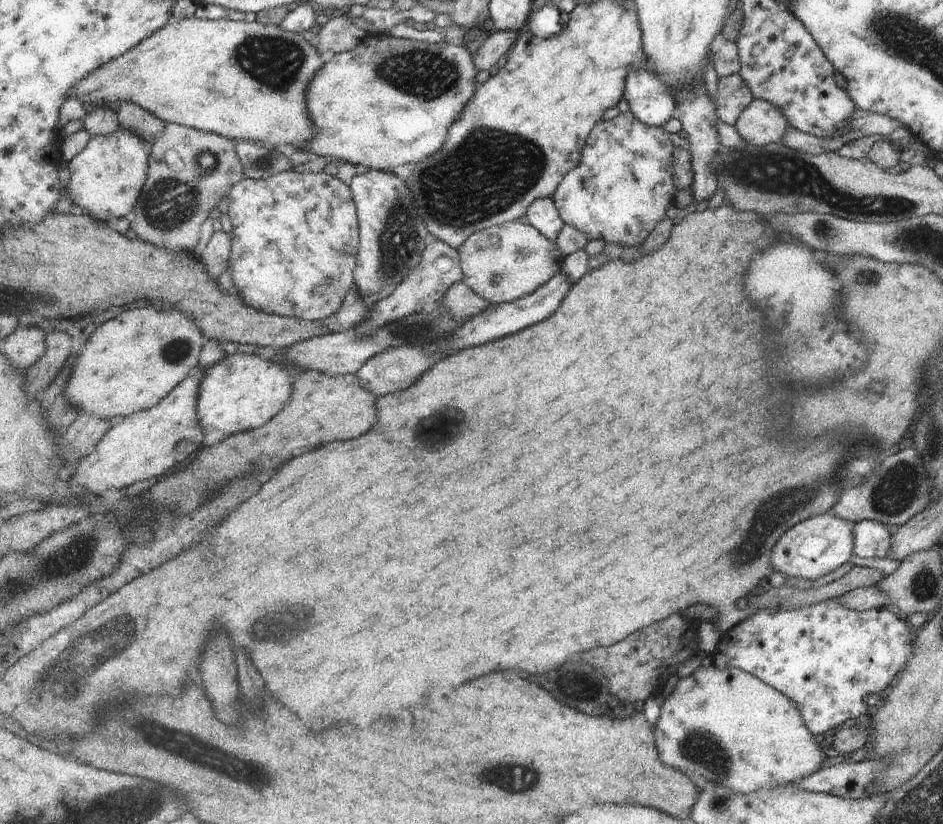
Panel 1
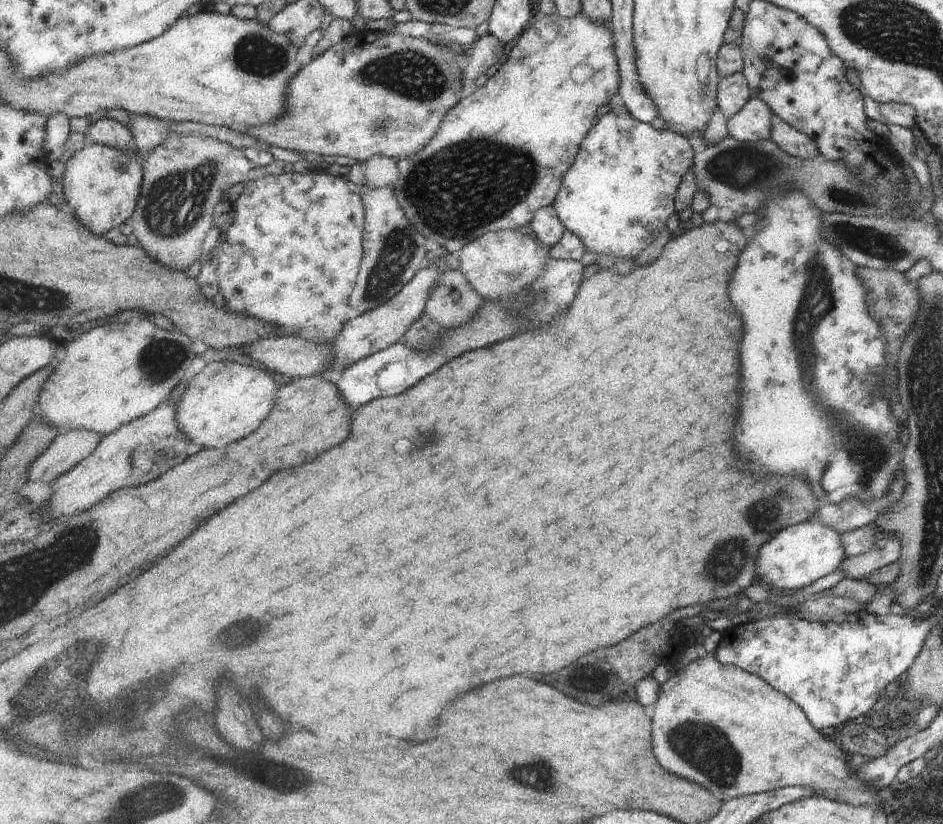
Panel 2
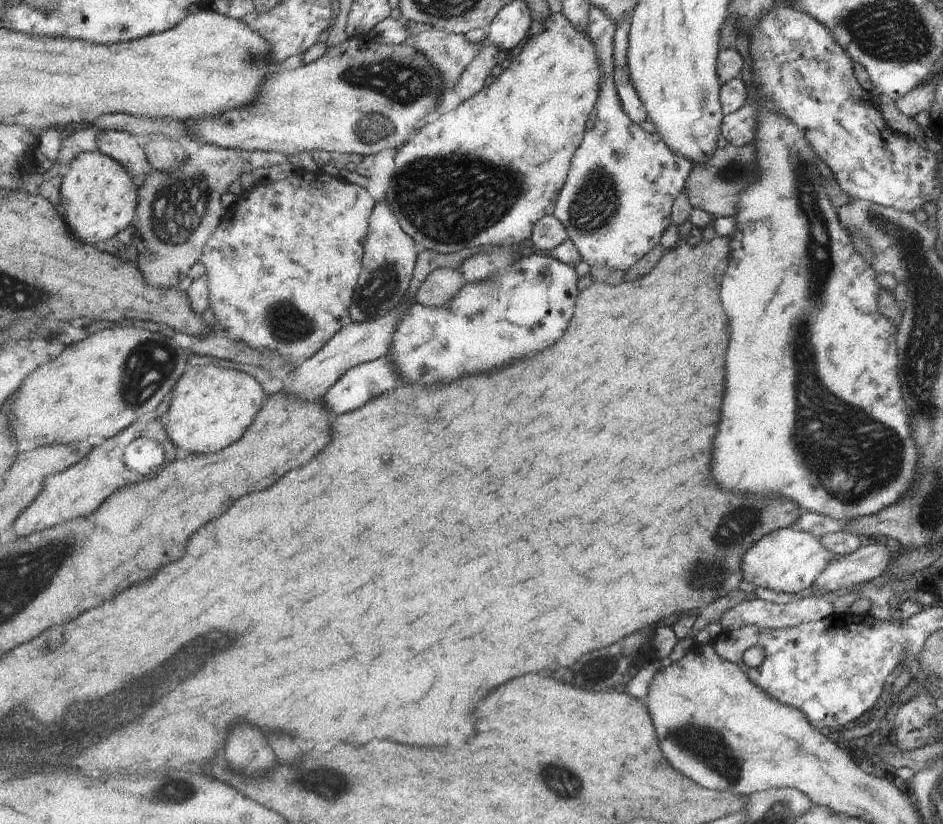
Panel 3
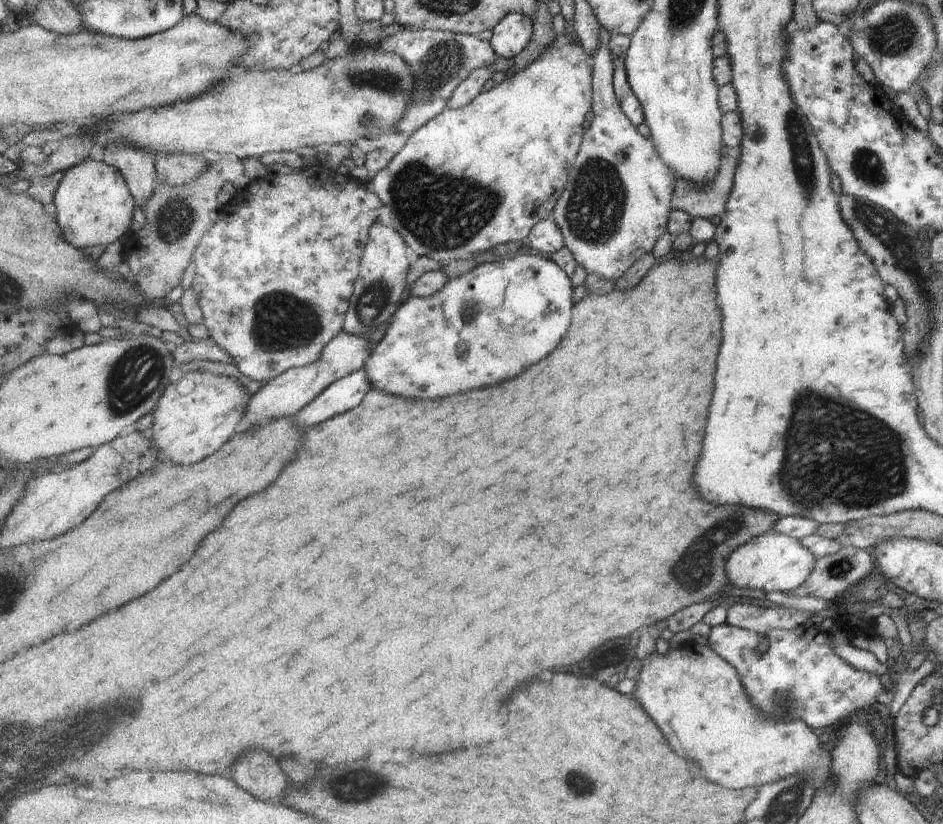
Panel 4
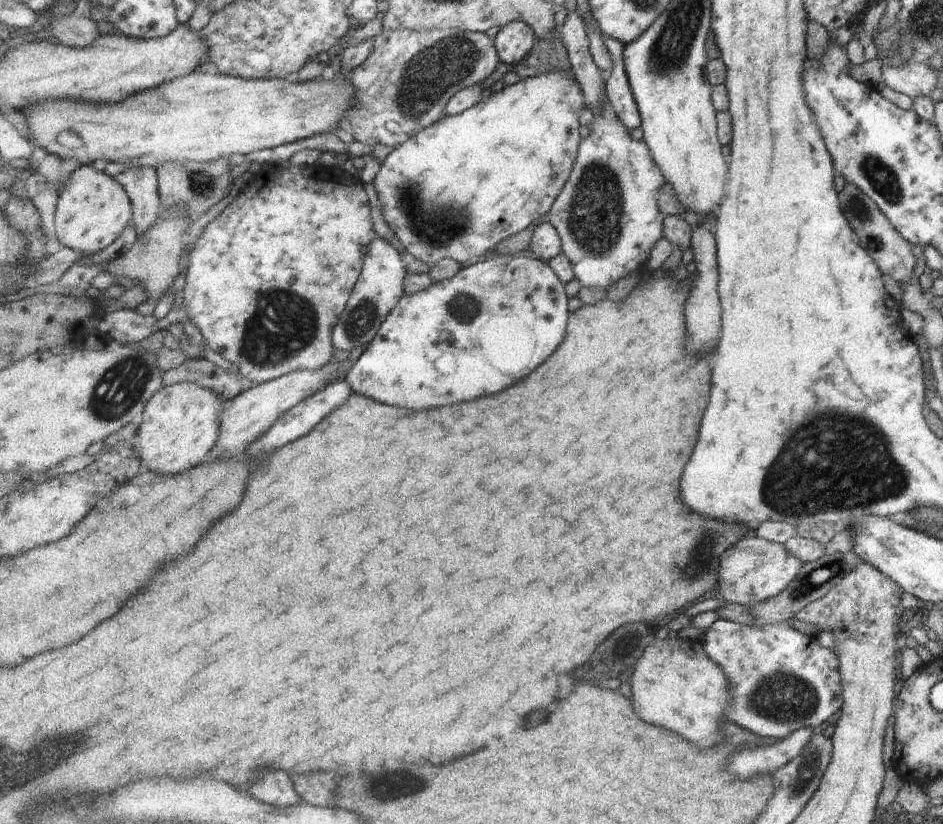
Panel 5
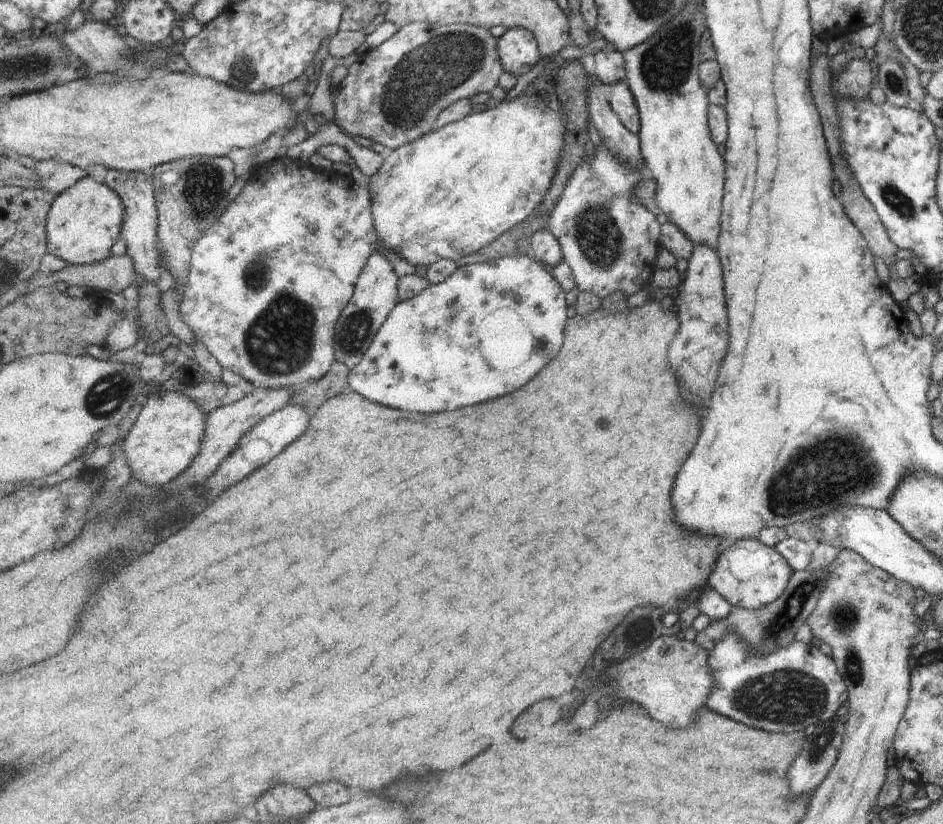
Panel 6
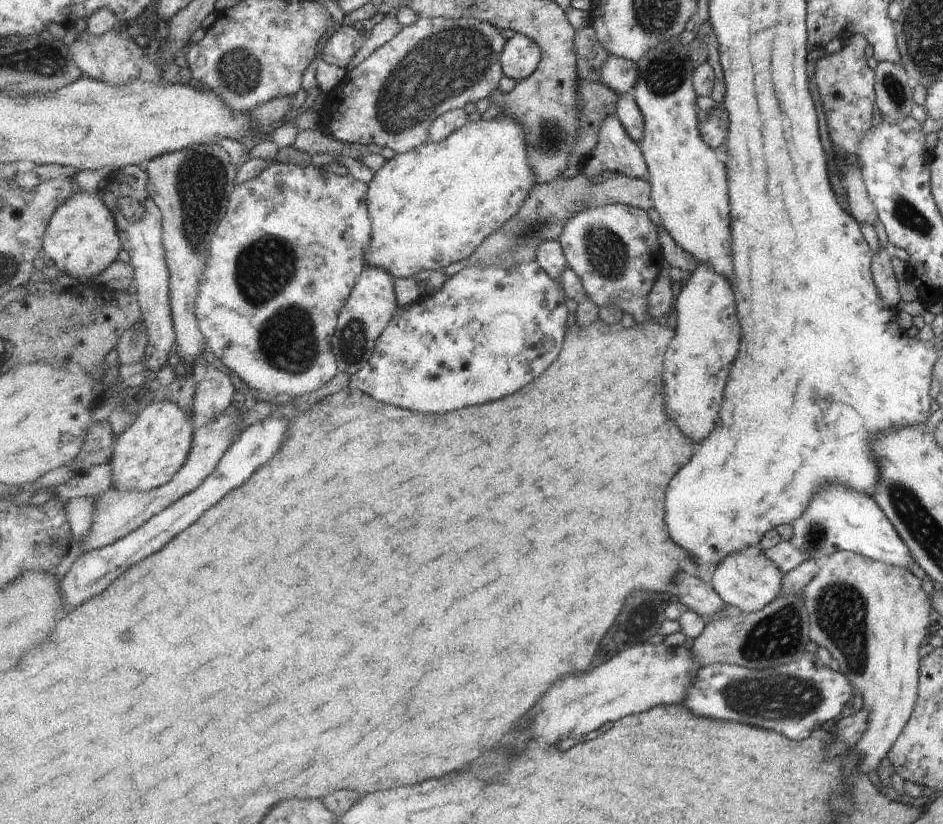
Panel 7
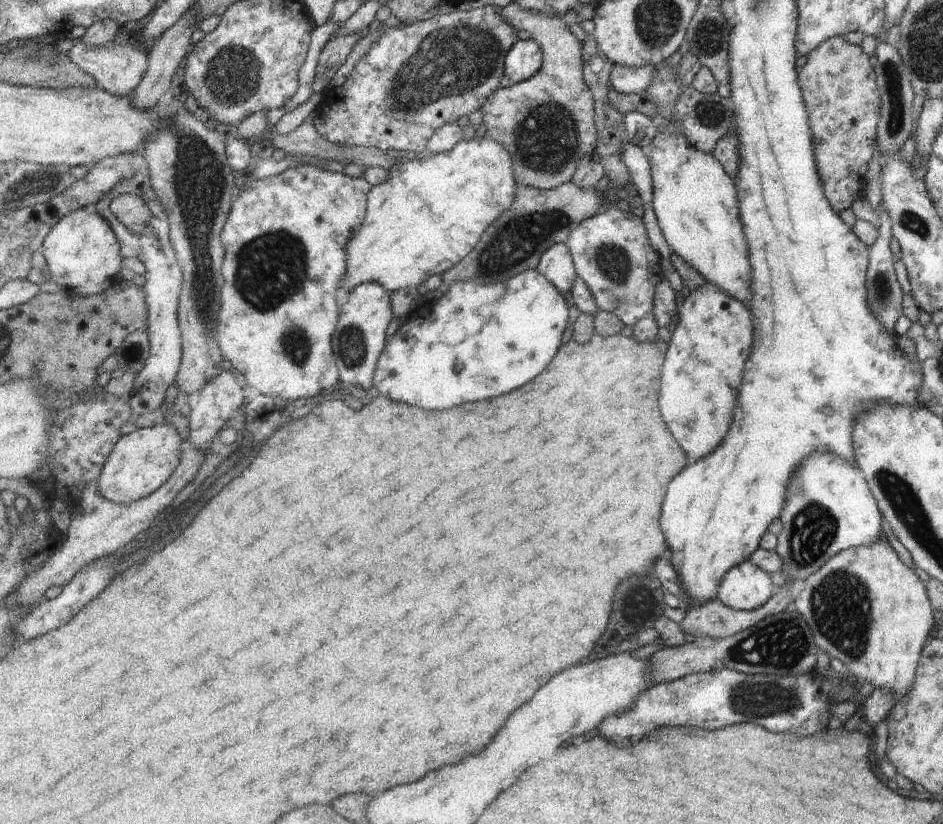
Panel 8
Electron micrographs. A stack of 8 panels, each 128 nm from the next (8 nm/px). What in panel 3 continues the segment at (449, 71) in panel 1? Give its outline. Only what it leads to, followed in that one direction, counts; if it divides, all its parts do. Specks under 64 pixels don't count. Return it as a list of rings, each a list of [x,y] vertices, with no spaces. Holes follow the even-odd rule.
[[[370,36],[364,39],[354,37],[335,45],[314,63],[267,76],[253,104],[227,110],[215,118],[197,118],[187,126],[190,138],[201,142],[201,145],[214,144],[249,152],[275,151],[285,155],[325,150],[364,157],[406,145],[413,133],[418,131],[417,124],[423,118],[433,118],[435,108],[443,99],[443,92],[445,84],[439,70],[417,48],[405,43],[397,46],[379,44]]]

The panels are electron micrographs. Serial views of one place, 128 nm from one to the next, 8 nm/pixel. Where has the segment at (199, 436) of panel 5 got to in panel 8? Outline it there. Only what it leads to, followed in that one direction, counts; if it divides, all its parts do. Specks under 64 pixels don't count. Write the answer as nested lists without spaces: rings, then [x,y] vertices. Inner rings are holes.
[[[171,424],[137,428],[132,433],[123,435],[104,466],[99,480],[99,492],[107,500],[122,505],[151,496],[171,480],[185,447],[186,443],[179,430]]]

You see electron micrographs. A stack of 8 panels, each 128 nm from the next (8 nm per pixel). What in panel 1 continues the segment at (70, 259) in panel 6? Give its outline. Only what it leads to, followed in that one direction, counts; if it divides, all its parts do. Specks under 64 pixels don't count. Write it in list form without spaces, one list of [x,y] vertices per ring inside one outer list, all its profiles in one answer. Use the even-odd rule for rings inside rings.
[[[119,128],[109,135],[91,136],[88,145],[68,163],[70,172],[70,198],[82,208],[88,209],[93,218],[103,221],[109,218],[131,218],[143,192],[149,174],[150,154],[148,141],[137,136],[134,131]]]

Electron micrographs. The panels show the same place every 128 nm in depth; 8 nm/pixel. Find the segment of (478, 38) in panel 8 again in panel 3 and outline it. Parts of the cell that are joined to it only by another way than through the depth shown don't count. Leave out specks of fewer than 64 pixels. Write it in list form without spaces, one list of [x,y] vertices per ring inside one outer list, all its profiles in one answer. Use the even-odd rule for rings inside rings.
[[[421,28],[419,33],[405,40],[405,44],[417,48],[439,70],[445,91],[455,90],[461,74],[475,58],[479,58],[484,43],[475,44],[465,35],[435,28]]]

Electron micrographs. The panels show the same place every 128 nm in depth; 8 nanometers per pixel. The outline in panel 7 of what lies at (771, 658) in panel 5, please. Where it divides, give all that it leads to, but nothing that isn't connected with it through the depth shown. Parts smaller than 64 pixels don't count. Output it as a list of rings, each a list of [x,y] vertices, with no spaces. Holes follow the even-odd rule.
[[[807,651],[795,662],[767,670],[749,670],[730,664],[710,664],[702,666],[696,678],[689,686],[687,698],[681,702],[681,706],[689,708],[689,712],[701,718],[707,717],[719,722],[738,722],[770,730],[792,741],[805,740],[806,735],[812,730],[819,729],[823,722],[834,720],[847,700],[855,694],[851,682],[843,674],[829,669],[819,657]]]

